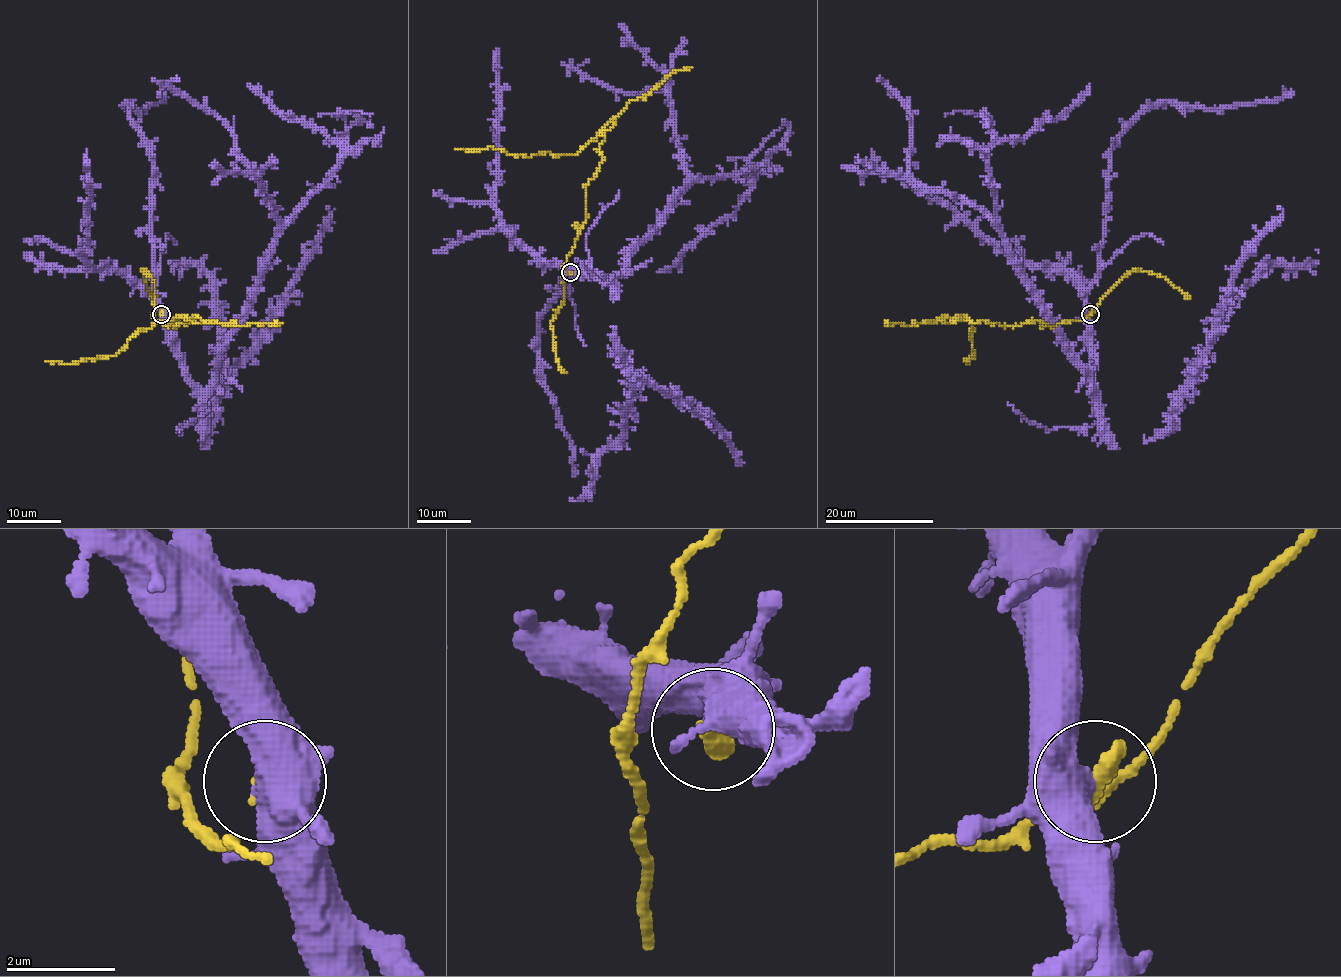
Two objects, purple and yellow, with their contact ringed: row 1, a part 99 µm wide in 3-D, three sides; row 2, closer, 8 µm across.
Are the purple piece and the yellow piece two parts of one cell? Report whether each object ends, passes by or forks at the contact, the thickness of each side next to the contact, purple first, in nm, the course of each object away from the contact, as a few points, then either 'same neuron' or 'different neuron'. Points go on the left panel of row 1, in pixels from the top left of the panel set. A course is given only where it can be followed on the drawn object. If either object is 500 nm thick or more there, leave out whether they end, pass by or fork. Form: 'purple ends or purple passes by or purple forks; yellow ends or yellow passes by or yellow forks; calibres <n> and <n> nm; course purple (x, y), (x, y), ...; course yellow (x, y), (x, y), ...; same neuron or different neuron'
calibres 750 and 360 nm; course purple (161, 314), (174, 356), (206, 388), (253, 292), (276, 213), (234, 133), (151, 79); course yellow (161, 314), (152, 316), (167, 327), (204, 321), (177, 316), (140, 329), (114, 355), (45, 362); different neuron

